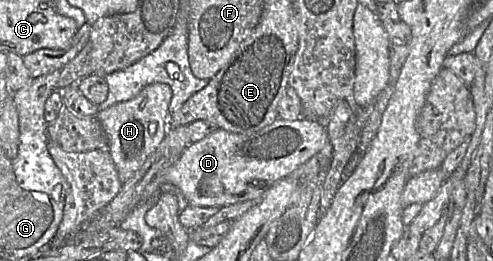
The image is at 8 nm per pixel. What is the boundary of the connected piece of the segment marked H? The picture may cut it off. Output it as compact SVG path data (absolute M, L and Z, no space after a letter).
M153 83L144 87L133 99L116 103L96 115L107 137L107 149L122 184L130 180L146 159L158 148L169 130L171 87Z

